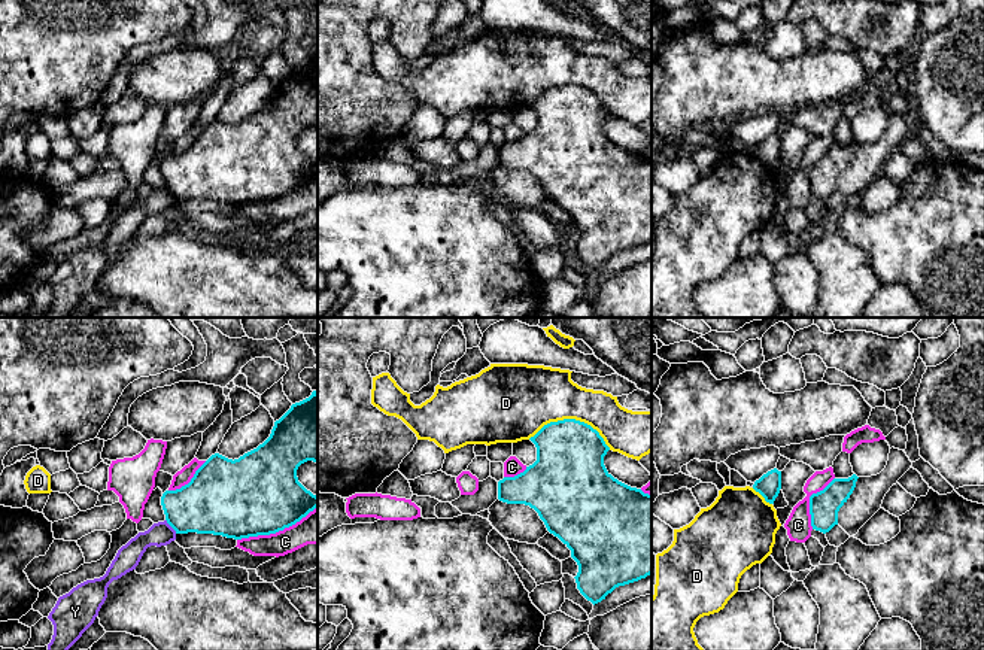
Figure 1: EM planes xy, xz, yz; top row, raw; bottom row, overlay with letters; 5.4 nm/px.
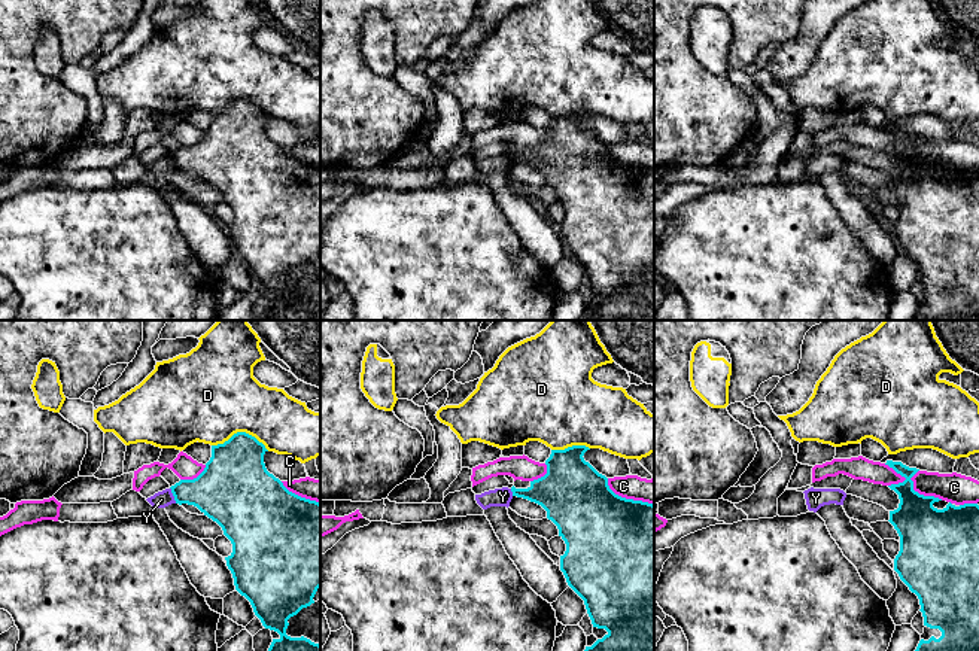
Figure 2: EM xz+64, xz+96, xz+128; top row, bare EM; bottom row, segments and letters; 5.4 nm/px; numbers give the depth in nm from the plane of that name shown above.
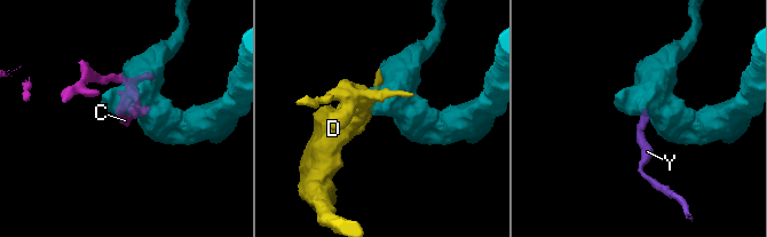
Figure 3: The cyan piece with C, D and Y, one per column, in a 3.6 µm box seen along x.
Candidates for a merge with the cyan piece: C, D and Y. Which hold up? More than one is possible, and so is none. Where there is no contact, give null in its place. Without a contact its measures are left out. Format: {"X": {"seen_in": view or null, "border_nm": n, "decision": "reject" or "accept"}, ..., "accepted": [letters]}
{"C": {"seen_in": "xy", "border_nm": 480, "decision": "reject"}, "D": {"seen_in": "xz", "border_nm": 460, "decision": "reject"}, "Y": {"seen_in": "xy", "border_nm": 100, "decision": "reject"}, "accepted": []}

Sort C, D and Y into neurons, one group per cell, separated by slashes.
C / D / Y

